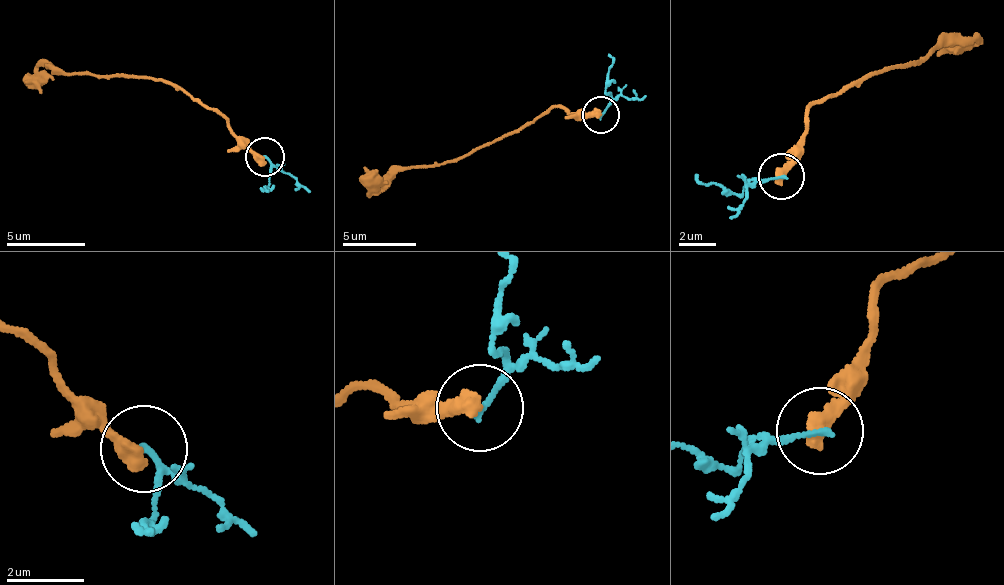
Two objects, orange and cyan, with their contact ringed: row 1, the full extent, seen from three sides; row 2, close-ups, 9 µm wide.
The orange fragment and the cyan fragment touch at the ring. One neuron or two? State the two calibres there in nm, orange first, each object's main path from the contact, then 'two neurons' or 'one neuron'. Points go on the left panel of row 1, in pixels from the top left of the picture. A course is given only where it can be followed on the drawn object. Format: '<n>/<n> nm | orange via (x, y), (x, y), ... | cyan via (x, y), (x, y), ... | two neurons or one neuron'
440/170 nm | orange via (262, 155), (239, 143), (215, 109), (203, 108), (171, 83), (59, 70), (21, 82) | cyan via (266, 156), (269, 166), (267, 185), (260, 187) | two neurons

